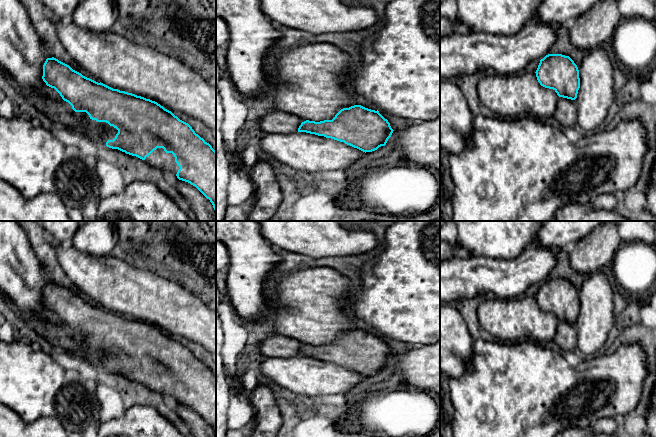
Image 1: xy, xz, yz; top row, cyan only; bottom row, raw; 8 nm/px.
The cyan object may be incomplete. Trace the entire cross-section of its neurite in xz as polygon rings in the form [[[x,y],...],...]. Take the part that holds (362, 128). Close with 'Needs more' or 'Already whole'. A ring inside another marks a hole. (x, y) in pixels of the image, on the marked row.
[[[354,105],[341,109],[332,120],[301,121],[283,111],[271,112],[256,119],[260,135],[306,132],[344,142],[363,152],[385,146],[393,133],[390,123],[379,111]]]. Needs more

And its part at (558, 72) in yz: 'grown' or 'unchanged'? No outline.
grown

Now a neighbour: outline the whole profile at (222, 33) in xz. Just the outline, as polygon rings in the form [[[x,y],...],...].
[[[216,18],[216,47],[222,47],[229,37],[229,30],[226,22]]]

